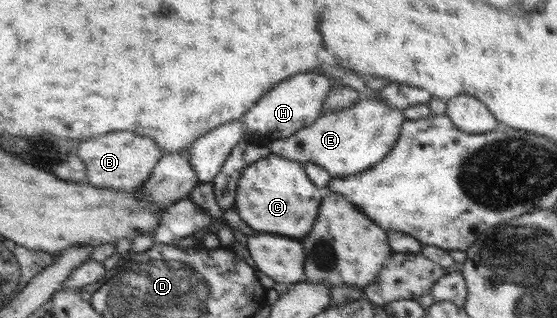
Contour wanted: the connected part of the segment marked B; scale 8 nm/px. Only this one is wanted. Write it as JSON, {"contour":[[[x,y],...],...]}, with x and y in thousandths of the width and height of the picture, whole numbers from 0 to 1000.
{"contour":[[[232,412],[197,415],[189,428],[147,443],[129,465],[136,465],[133,481],[147,497],[158,528],[160,575],[172,591],[197,591],[208,604],[239,607],[250,597],[294,491],[284,447]]]}

